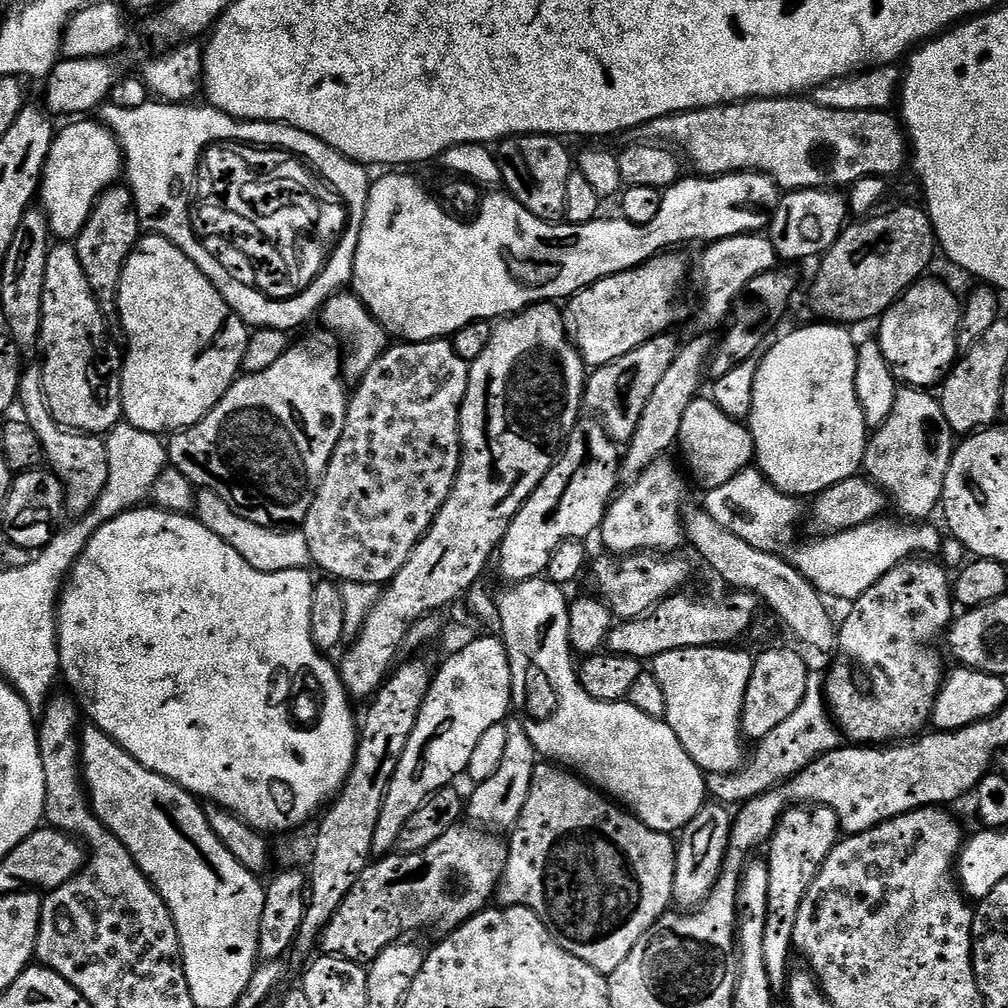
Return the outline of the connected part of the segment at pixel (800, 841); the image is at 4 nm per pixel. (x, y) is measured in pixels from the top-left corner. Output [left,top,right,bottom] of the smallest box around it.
[766,806,841,993]

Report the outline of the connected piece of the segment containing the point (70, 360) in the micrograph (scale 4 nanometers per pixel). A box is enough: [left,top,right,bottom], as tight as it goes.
[38,243,124,434]

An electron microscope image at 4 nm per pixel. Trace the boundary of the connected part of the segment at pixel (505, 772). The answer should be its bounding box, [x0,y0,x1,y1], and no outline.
[466,718,538,830]

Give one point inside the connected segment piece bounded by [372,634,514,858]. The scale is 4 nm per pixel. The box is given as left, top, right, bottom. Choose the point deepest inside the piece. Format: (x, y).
(472, 691)

